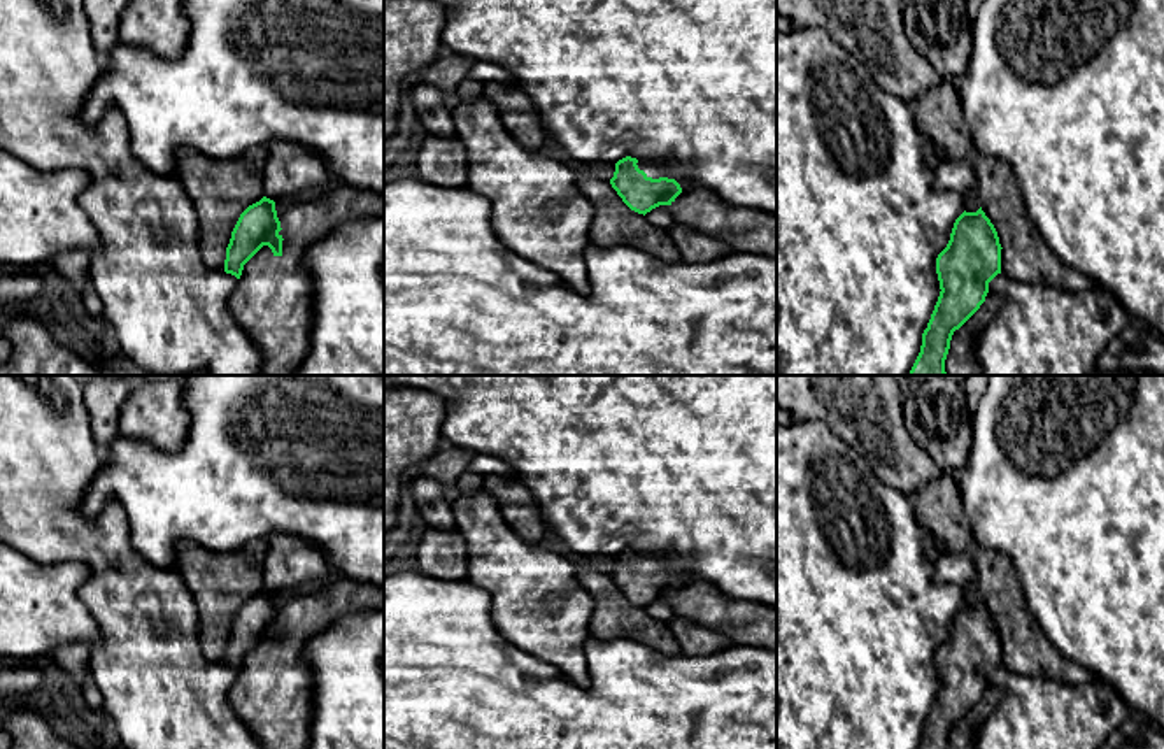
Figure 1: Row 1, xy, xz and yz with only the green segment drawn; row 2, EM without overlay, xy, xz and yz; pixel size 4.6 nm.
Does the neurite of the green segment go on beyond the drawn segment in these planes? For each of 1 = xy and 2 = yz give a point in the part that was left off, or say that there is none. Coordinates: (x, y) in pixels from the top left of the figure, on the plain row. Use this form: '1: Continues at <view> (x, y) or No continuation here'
1: No continuation here
2: No continuation here

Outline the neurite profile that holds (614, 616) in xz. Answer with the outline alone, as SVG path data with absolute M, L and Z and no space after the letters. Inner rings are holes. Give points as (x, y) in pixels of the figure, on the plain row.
M578 567L578 582L593 595L591 637L598 640L628 638L663 656L680 656L682 649L668 626L631 603L607 574Z

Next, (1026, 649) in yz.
M941 472L912 498L917 521L941 540L948 553L966 556L975 567L980 600L994 617L1001 637L1001 667L1026 675L1089 688L1099 677L1066 660L1048 640L1027 605L1008 556L983 547L962 510L954 474Z

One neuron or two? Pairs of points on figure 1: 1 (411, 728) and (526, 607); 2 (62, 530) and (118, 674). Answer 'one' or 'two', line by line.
1: two
2: one

